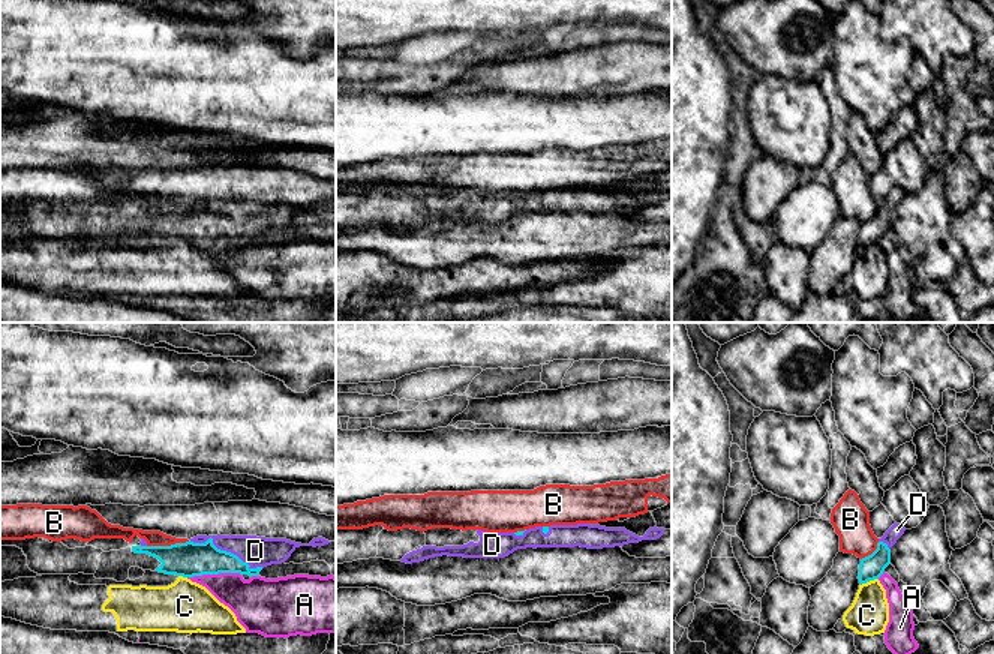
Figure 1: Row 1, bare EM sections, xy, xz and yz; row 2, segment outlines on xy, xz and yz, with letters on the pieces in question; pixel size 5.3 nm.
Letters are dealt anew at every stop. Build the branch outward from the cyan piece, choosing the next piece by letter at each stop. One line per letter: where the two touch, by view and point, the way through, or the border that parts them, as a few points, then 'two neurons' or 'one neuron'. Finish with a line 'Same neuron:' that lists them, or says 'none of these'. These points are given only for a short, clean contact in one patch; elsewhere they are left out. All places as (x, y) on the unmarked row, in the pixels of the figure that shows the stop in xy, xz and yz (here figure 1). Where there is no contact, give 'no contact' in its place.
A: xy (213, 237) | along xy (240, 237), (203, 237), (188, 242) | two neurons
B: xy (168, 210) | two neurons
C: yz (868, 245) | along yz (877, 242), (861, 249) | two neurons
D: xy (225, 215) | one neuron
Same neuron: D

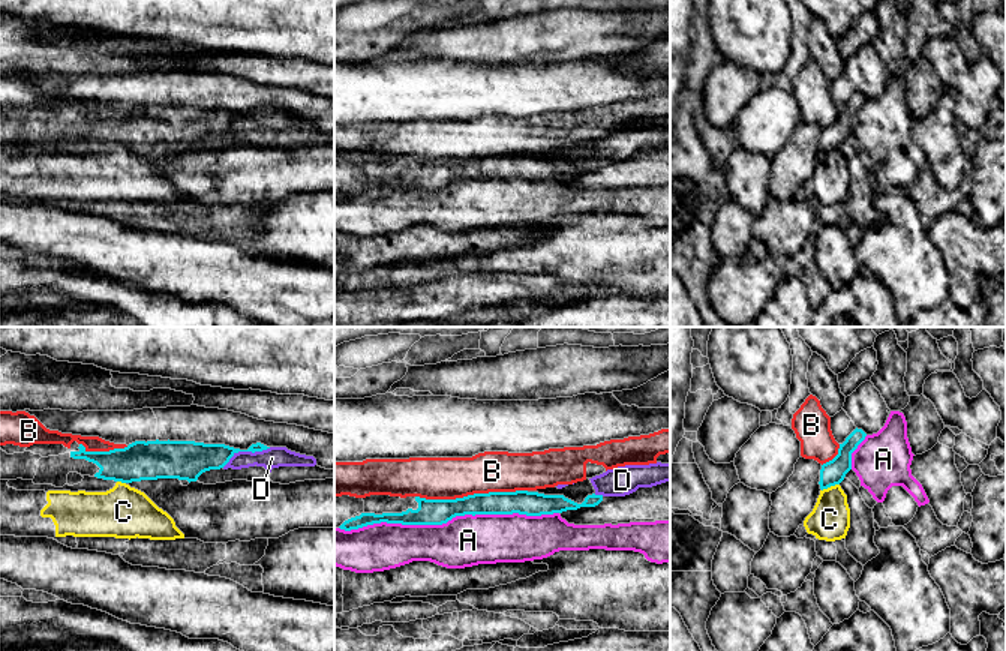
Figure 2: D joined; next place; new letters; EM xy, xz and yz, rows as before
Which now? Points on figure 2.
A: xz (449, 183) | two neurons
B: xz (471, 159) | two neurons
C: yz (829, 150) | along yz (838, 147), (822, 155) | two neurons
D: xy (246, 114) | across xy (201, 122), (233, 120), (246, 114), (272, 122) | one neuron
Same neuron: D

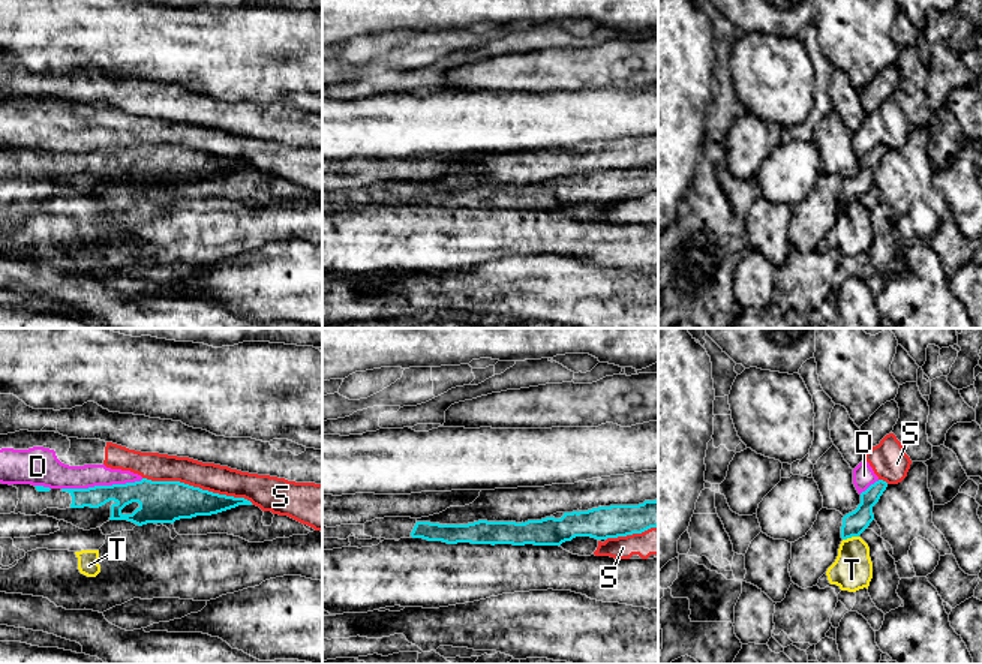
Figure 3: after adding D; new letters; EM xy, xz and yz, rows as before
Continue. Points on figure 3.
D: xy (102, 150) | two neurons
S: xy (198, 152) | two neurons
T: yz (850, 201) | along yz (858, 200), (843, 204) | two neurons
Same neuron: none of these

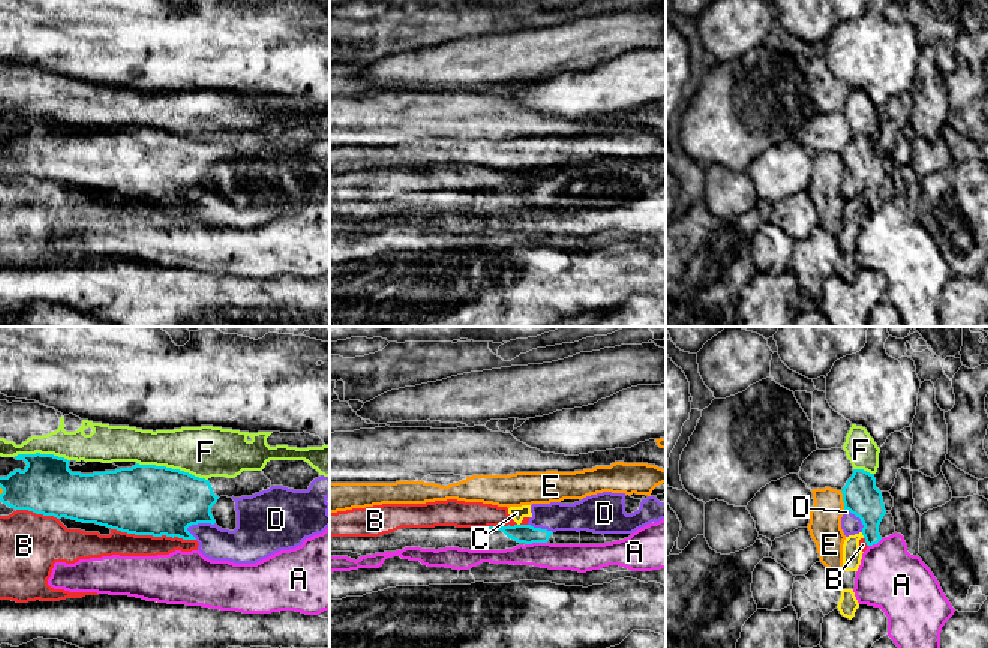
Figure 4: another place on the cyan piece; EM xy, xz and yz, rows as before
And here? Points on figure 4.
A: xz (535, 206) | along xz (546, 206), (525, 209) | two neurons
B: xy (153, 200) | two neurons
C: yz (862, 198) | along yz (861, 197), (864, 201) | two neurons
D: xy (200, 186) | across xy (159, 165), (179, 170), (200, 186), (222, 209), (239, 210) | one neuron
E: yz (843, 165) | two neurons
F: xy (171, 132) | two neurons
Same neuron: D

